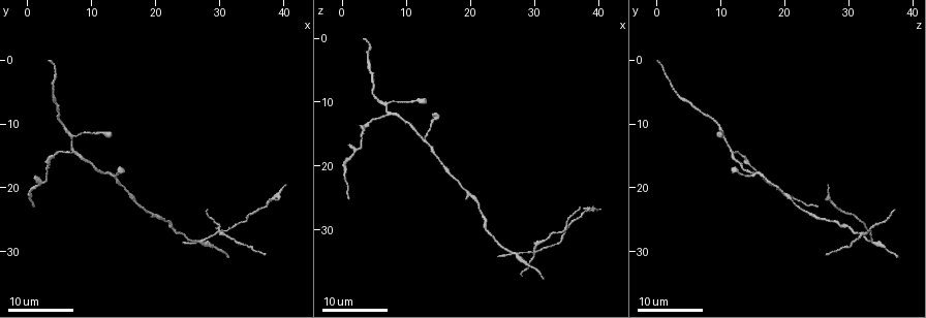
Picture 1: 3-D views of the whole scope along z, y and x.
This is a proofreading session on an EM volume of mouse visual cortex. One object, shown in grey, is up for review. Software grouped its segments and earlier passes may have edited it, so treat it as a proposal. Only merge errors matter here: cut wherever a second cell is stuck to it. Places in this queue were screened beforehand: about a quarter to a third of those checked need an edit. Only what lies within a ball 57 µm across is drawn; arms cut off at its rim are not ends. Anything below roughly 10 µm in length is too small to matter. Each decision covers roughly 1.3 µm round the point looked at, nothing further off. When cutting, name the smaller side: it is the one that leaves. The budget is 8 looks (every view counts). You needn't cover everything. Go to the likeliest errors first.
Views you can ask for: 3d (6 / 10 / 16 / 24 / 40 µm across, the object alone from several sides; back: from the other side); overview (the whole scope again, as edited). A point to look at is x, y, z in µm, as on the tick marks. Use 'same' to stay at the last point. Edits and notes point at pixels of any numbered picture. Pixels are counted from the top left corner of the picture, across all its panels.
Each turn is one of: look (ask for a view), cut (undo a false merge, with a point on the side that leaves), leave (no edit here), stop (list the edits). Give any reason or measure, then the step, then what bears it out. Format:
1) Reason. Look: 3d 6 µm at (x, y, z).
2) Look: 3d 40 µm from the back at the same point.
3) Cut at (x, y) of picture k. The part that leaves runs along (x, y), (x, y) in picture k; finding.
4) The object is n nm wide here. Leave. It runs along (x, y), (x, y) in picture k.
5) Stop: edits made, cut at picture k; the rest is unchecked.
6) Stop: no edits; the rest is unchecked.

A fork. Look: 3d 16 µm at (7.0, 14.5, 12.0).

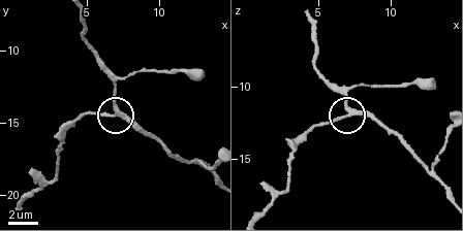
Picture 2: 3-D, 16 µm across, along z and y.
Look: 3d 10 µm at (6.8, 14.2, 11.8).

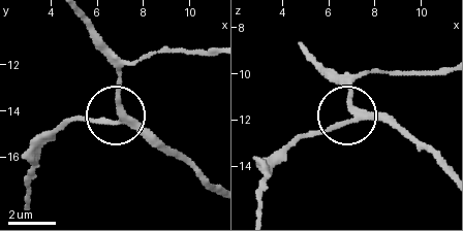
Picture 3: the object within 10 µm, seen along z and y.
The object is 250 nm wide here. Cut at (96, 123) of picture 3. The part that leaves runs along (125, 121), (73, 121), (62, 127), (40, 151), (26, 204) in picture 3; two cells meet here.

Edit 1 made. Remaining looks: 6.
Side arm on a straight run. Look: 3d 16 µm at (19.5, 24.0, 24.0).

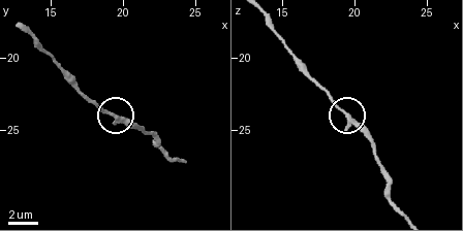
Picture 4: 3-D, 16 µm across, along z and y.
Zoom in. Look: 3d 10 µm at (19.6, 24.0, 24.0).

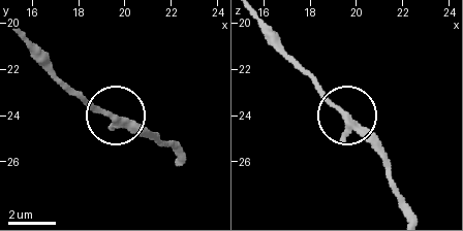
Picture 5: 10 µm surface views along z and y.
3 arms meet here. Leave. It runs along (289, 57), (386, 153) in picture 5; continuous, no second cell.

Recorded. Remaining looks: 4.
Three-way junction. Look: 3d 16 µm at (12.0, 18.0, 15.5).

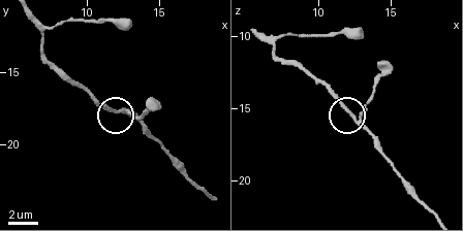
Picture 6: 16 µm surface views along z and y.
Look: 3d 10 µm at (12.0, 17.8, 15.2).

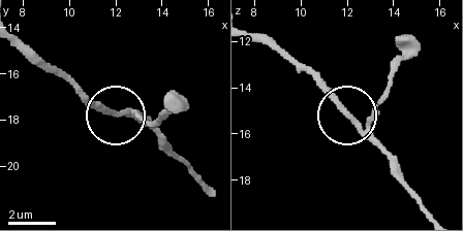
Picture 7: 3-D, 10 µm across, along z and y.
The object is 190 nm wide here. Leave. Continuous, no second cell.

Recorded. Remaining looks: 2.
Sudden change in width. Look: 3d 16 µm at (23.0, 26.5, 30.5).

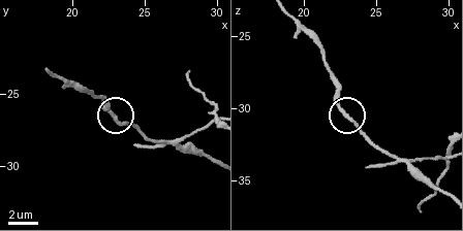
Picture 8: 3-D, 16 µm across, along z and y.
Look: 3d 6 µm at (23.0, 26.6, 30.4).

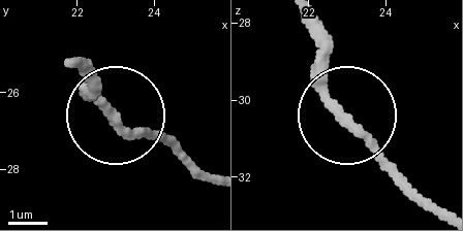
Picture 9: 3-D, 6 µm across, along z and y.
Leave. All the same cell.

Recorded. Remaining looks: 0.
Stop: edits made, cut at picture 3; the rest is unchecked.

